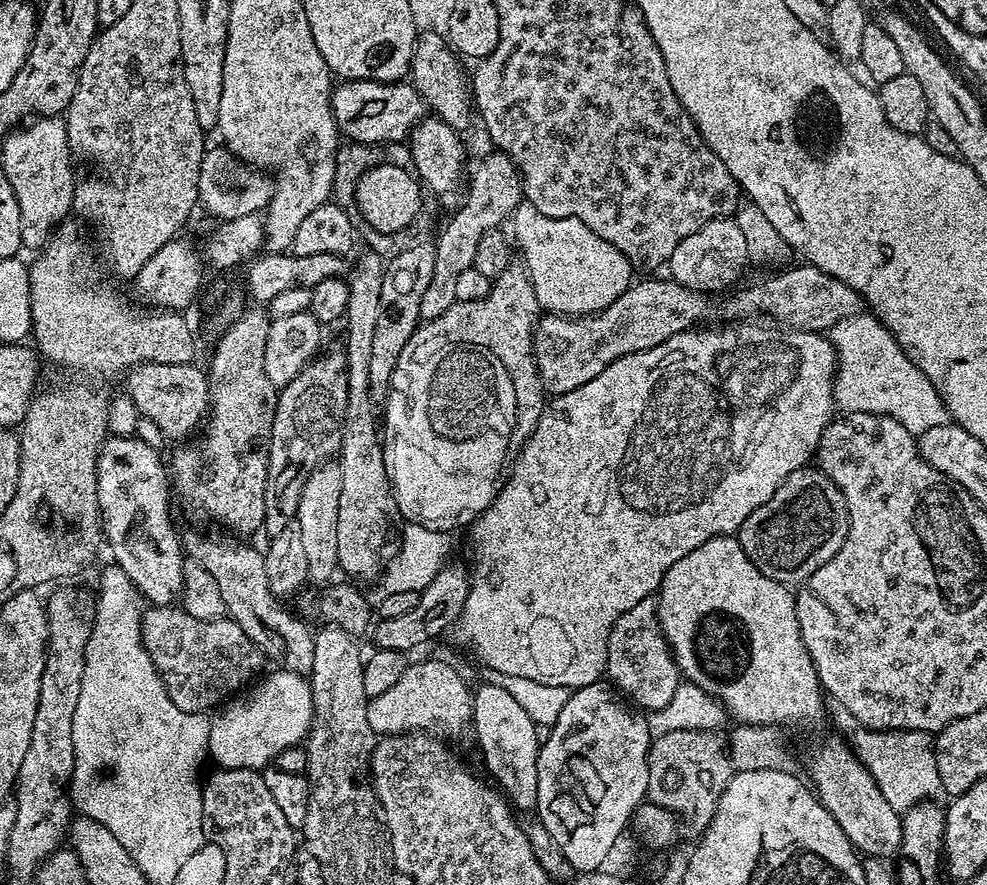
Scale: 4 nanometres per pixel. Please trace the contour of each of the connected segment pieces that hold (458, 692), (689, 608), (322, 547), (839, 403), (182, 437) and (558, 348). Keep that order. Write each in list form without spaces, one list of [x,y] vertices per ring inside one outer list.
[[[444,660],[409,663],[406,674],[386,694],[371,697],[366,710],[370,730],[377,737],[401,734],[431,734],[436,738],[460,736],[473,723],[473,689]]]
[[[735,535],[710,538],[710,542],[702,542],[698,550],[686,554],[686,558],[678,558],[666,570],[655,602],[660,629],[680,667],[681,677],[722,704],[733,721],[741,725],[787,726],[812,720],[823,710],[826,696],[802,640],[793,589],[766,578],[746,558],[746,550],[742,550]]]
[[[325,462],[315,468],[302,486],[302,498],[298,502],[294,523],[302,533],[308,579],[316,586],[324,586],[338,572],[338,498],[342,495],[342,470],[339,463]]]
[[[861,314],[838,322],[830,329],[830,339],[837,354],[836,381],[832,383],[832,399],[837,409],[889,416],[902,422],[913,434],[949,423],[948,411],[938,390],[934,390],[934,382],[910,362],[894,334],[875,316]]]
[[[195,363],[190,364],[137,364],[128,369],[126,381],[128,388],[126,394],[132,400],[132,407],[137,413],[150,418],[155,425],[161,428],[169,441],[184,442],[193,435],[196,427],[199,429],[205,423],[210,412],[208,402],[208,378],[205,369],[196,368]]]
[[[644,278],[639,282],[633,283],[628,289],[621,294],[614,302],[610,302],[610,306],[606,306],[599,314],[593,314],[591,316],[577,316],[575,318],[571,316],[557,316],[555,314],[544,314],[539,317],[538,323],[534,329],[534,335],[532,337],[532,354],[536,357],[536,369],[540,375],[540,381],[544,387],[545,393],[552,396],[561,396],[566,394],[570,390],[578,390],[578,386],[582,386],[586,382],[590,382],[590,378],[598,378],[598,374],[602,374],[602,370],[606,370],[606,366],[610,366],[610,362],[614,362],[618,358],[622,358],[626,354],[631,352],[641,352],[642,350],[650,350],[654,346],[658,346],[662,342],[666,342],[670,338],[674,338],[674,334],[682,334],[689,331],[693,326],[699,325],[700,320],[708,312],[708,300],[709,297],[703,292],[695,292],[690,290],[686,286],[682,286],[674,279],[665,278],[665,280],[652,280],[656,278]]]

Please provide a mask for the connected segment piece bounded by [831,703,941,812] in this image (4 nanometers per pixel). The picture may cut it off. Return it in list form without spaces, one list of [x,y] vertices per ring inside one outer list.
[[[833,703],[832,720],[844,731],[856,731],[850,739],[853,752],[871,772],[883,797],[899,812],[934,798],[941,791],[936,753],[929,733],[922,731],[874,731],[858,727],[856,719],[841,704]]]

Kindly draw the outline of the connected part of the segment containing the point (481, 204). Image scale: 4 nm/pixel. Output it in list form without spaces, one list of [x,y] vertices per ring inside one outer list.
[[[491,150],[492,152],[488,152],[485,154],[484,157],[481,158],[480,161],[476,164],[476,169],[471,169],[470,175],[467,177],[466,180],[466,188],[468,184],[468,197],[464,200],[464,205],[461,206],[460,209],[457,210],[456,213],[453,214],[452,217],[448,220],[448,225],[445,226],[444,229],[440,232],[440,237],[436,238],[434,240],[435,246],[436,246],[436,253],[434,254],[434,275],[430,277],[430,283],[428,283],[427,289],[424,293],[424,296],[422,297],[422,301],[420,303],[420,319],[421,321],[427,322],[430,320],[433,320],[437,316],[444,314],[446,310],[450,308],[454,303],[457,303],[456,295],[458,294],[458,278],[465,272],[466,270],[470,270],[472,267],[472,263],[474,262],[474,254],[478,250],[478,246],[480,245],[480,239],[482,238],[482,234],[484,232],[495,232],[497,229],[501,227],[500,223],[507,221],[509,217],[511,217],[512,213],[515,212],[516,207],[520,205],[522,202],[522,197],[524,194],[524,186],[520,182],[520,171],[518,170],[518,166],[514,166],[514,162],[512,159],[508,157],[508,155],[505,154],[505,152],[501,152],[499,150]]]

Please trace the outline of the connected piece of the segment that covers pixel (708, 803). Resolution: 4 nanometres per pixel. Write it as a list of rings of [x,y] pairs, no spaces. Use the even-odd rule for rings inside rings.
[[[702,729],[673,730],[655,737],[648,751],[650,782],[647,799],[678,814],[679,819],[683,823],[685,820],[696,834],[703,833],[714,818],[722,790],[726,790],[734,774],[725,741],[720,735],[719,731]]]

